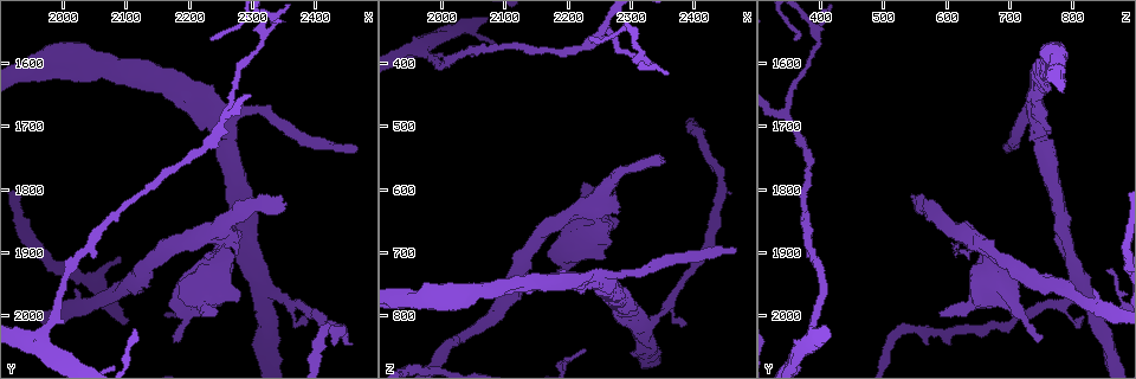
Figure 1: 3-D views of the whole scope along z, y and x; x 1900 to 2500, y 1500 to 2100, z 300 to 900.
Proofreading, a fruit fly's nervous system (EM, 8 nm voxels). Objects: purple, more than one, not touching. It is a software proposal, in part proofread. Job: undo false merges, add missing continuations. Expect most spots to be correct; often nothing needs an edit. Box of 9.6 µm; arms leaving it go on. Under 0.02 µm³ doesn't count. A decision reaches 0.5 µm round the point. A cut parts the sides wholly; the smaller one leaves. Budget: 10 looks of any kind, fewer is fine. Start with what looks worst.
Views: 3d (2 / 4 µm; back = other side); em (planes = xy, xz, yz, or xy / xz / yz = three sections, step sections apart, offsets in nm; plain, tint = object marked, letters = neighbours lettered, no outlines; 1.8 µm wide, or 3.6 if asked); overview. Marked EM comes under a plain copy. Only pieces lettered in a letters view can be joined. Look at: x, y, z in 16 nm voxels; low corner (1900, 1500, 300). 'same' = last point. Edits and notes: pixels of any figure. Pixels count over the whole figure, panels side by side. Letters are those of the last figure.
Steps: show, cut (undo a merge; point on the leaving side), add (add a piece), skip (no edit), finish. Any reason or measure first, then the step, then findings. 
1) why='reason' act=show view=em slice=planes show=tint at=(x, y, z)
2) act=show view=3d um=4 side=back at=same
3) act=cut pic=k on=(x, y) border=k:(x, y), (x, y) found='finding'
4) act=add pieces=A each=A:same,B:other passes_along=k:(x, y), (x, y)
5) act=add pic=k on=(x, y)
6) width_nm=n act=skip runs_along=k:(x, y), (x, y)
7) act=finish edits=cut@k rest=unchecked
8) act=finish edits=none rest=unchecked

why='branch stops here' act=show view=em slice=planes show=letters at=(2350, 1810, 545)

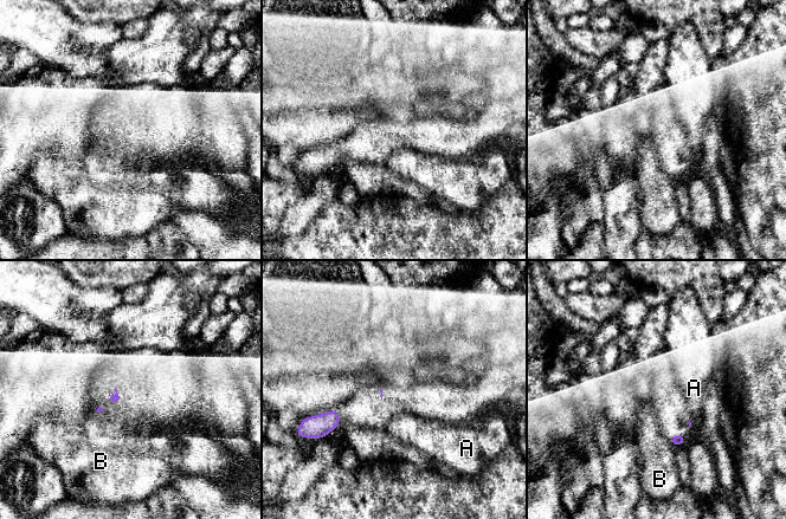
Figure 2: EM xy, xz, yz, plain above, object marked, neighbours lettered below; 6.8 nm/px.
act=skip each=A:other,B:other found='none of them fits'

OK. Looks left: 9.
why='arms run side by side' act=show view=em slice=xz step=8 show=tint at=(2215, 1660, 745)

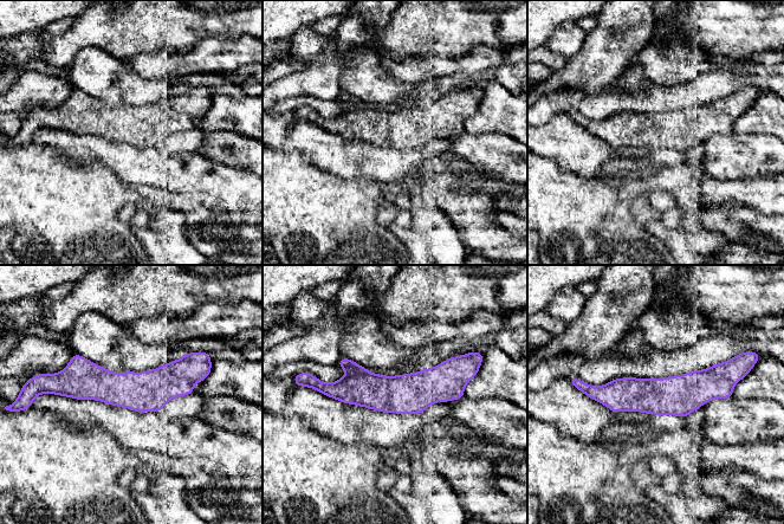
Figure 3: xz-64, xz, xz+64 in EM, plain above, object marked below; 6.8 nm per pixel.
why='cut it another way' act=show view=em slice=planes show=letters at=same

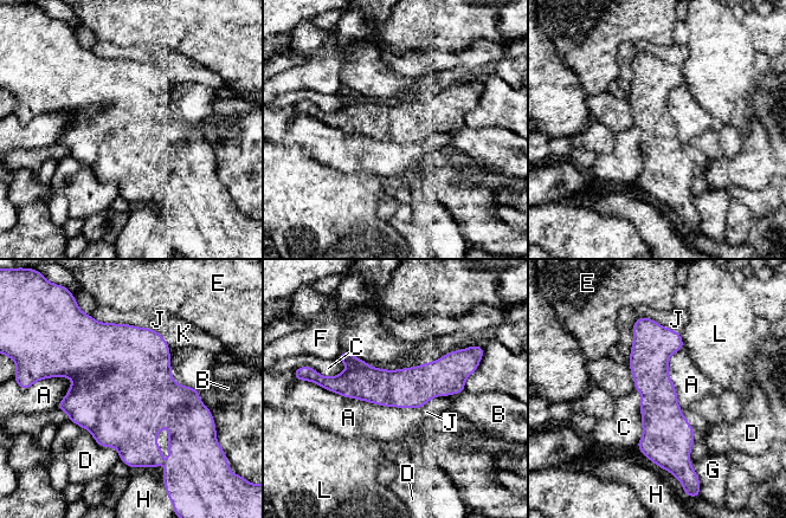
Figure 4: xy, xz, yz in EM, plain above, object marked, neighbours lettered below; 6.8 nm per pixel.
width_nm=280 act=skip each=A:other,B:other,C:other,D:other,E:other,F:other,G:other,H:other,J:other,K:other,L:other runs_along=4:(648, 322), (667, 463) found='continuous, no second neuron'

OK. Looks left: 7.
why='sharp bend' act=show view=3d um=2 at=(2315, 1560, 395)

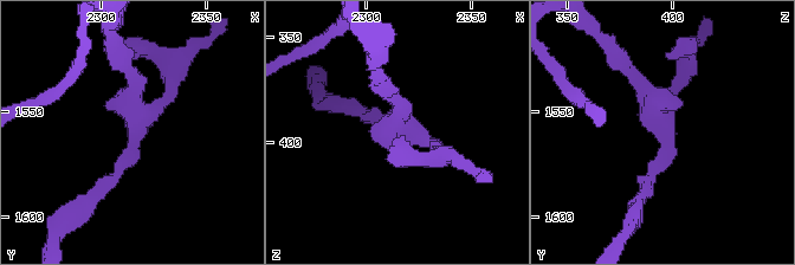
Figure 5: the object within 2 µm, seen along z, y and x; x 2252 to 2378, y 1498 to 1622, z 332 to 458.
why='now the EM' act=show view=em slice=planes show=letters at=(2315, 1559, 398)

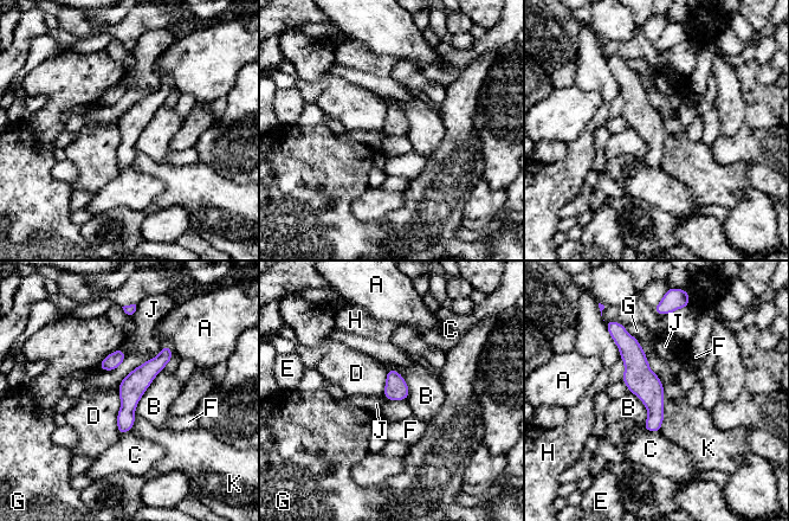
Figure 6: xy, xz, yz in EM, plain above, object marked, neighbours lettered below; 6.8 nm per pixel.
width_nm=160 act=skip each=A:other,B:other,C:other,D:other,E:other,F:other,G:other,H:other,J:other,K:other runs_along=6:(620, 333), (651, 392), (655, 429) found='continuous, no second neuron'

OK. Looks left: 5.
why='thick turns thin' act=show view=em slice=yz step=4 show=letters at=(1960, 2045, 380)

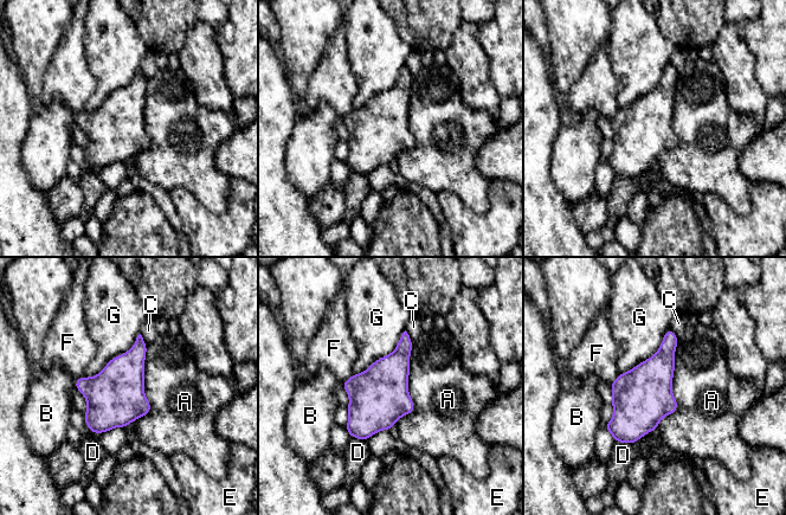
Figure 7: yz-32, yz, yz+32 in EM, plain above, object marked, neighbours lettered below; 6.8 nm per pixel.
width_nm=400 act=skip each=A:other,B:other,C:other,D:other,E:other,F:other,G:other border=7:(678, 340), (677, 409), (655, 430) found='continuous, no second neuron'

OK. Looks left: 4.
act=finish edits=none rest=unchecked

